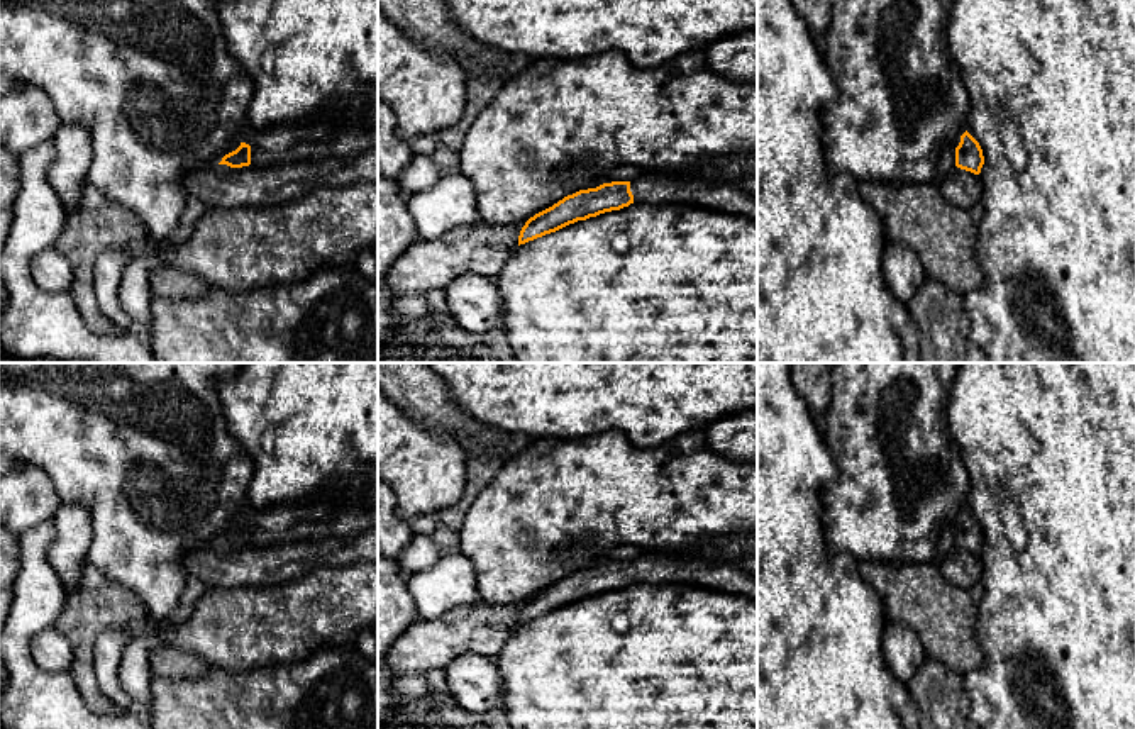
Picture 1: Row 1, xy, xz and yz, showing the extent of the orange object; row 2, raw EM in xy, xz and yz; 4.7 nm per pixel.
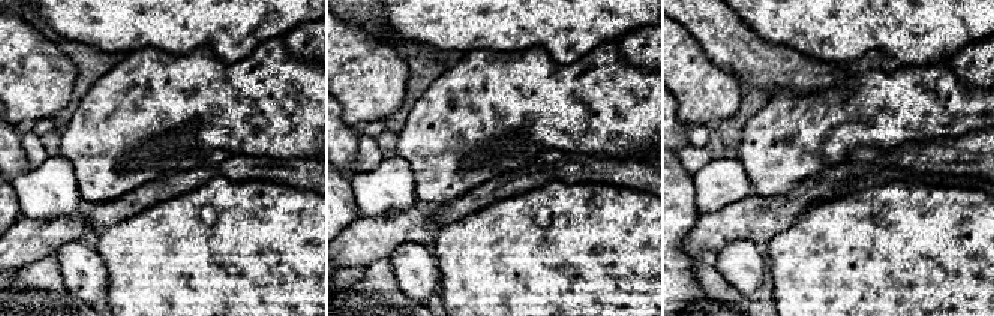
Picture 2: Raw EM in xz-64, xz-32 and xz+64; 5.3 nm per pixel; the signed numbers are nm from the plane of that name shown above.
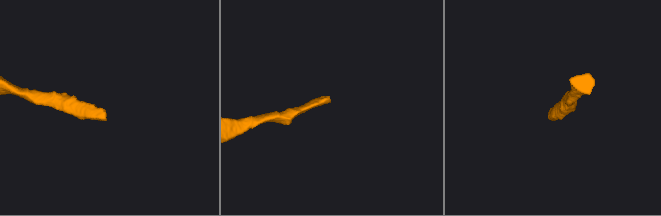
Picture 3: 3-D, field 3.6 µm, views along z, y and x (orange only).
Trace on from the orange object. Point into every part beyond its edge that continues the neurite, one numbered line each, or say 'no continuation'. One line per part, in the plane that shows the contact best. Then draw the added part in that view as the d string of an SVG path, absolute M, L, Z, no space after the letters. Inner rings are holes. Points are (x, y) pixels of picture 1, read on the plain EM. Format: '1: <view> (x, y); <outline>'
1: xy (276, 524); M349 500L335 505L324 502L280 504L247 512L242 522L251 526L251 544L280 546L346 537L378 527L378 507L359 507Z

